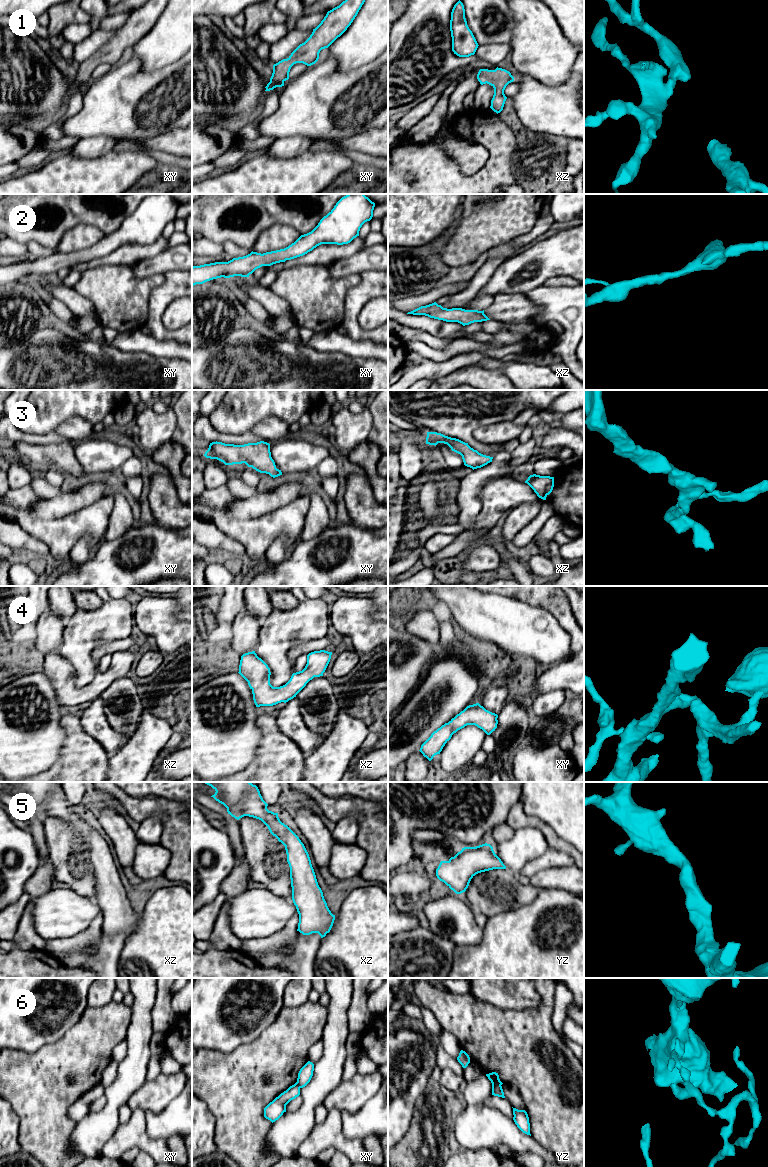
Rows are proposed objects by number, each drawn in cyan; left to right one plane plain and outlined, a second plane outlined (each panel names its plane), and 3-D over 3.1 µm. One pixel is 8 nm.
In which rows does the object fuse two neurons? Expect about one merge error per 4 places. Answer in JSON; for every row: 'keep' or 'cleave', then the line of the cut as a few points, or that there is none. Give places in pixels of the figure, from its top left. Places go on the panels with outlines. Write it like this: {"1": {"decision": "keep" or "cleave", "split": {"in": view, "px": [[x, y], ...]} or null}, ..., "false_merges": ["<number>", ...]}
{"1": {"decision": "keep", "split": null}, "2": {"decision": "keep", "split": null}, "3": {"decision": "keep", "split": null}, "4": {"decision": "keep", "split": null}, "5": {"decision": "keep", "split": null}, "6": {"decision": "cleave", "split": {"in": "yz", "px": [[500, 1084], [492, 1086]]}}, "false_merges": ["6"]}

